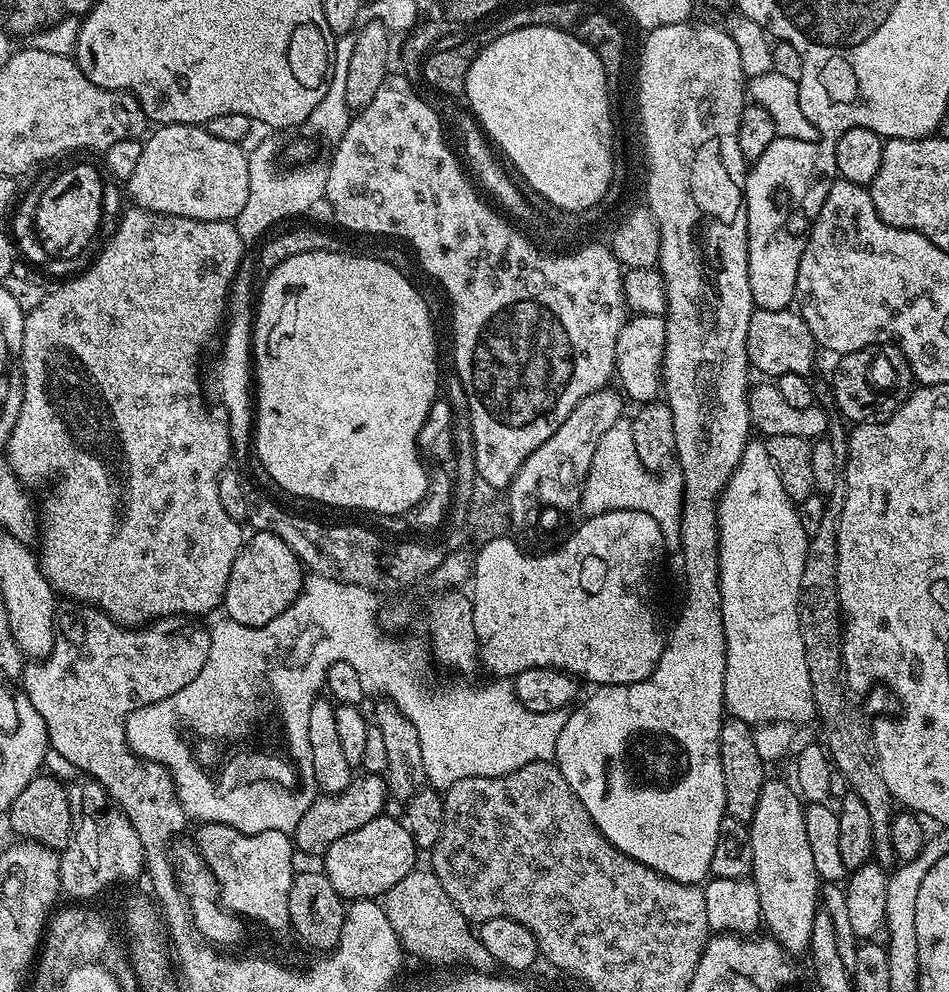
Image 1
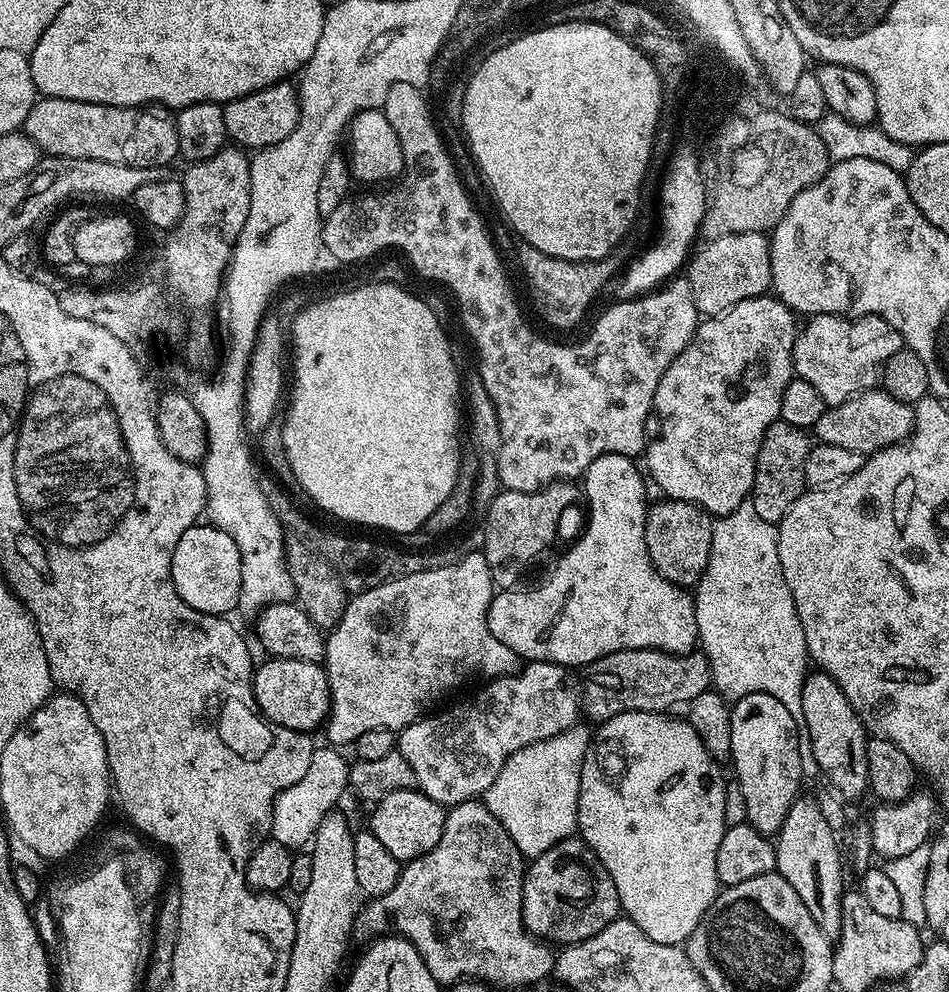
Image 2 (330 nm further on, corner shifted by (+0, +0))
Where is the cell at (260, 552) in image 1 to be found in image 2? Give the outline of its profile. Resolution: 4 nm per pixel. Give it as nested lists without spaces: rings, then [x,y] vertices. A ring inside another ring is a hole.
[[[211,522],[193,524],[174,546],[172,581],[186,606],[211,616],[228,614],[239,605],[242,586],[242,558],[234,538]]]

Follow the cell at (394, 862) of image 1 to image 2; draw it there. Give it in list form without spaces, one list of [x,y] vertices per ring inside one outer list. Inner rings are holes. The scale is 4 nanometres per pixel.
[[[407,788],[394,794],[386,794],[386,798],[375,801],[372,812],[370,831],[394,858],[407,862],[434,850],[438,846],[438,838],[444,833],[445,805],[434,802],[426,793]]]

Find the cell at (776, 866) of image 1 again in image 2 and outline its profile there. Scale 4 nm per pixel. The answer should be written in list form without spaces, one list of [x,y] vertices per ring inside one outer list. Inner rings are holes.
[[[752,693],[731,705],[731,767],[736,767],[735,783],[746,798],[747,823],[766,837],[775,837],[786,822],[790,806],[801,795],[802,764],[799,761],[800,728],[782,702],[766,693]]]

